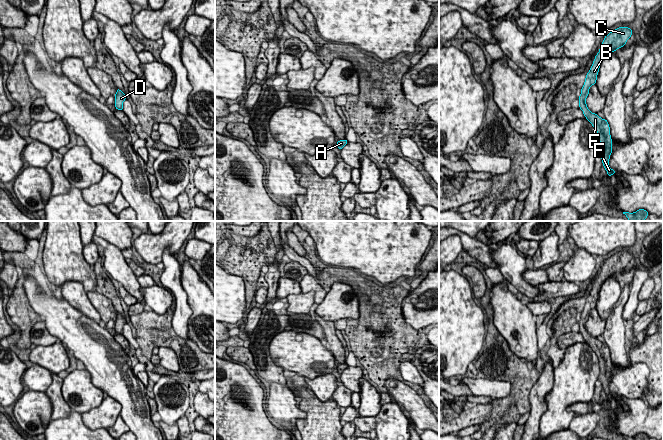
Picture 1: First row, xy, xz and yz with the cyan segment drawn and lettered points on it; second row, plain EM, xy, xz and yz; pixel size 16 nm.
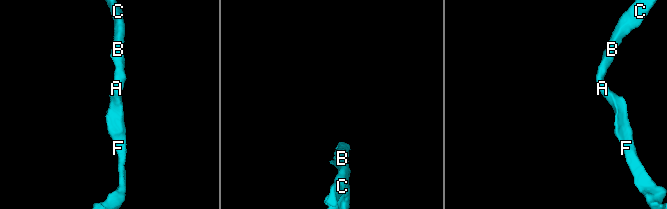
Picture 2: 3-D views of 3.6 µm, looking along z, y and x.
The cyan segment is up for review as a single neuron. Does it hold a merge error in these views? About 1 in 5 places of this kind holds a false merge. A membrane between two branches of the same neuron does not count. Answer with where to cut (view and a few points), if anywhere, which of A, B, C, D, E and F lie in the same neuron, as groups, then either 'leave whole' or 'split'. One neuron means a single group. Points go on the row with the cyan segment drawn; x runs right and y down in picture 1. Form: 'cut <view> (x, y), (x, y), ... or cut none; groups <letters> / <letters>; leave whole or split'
cut none; groups A B C D E F; leave whole

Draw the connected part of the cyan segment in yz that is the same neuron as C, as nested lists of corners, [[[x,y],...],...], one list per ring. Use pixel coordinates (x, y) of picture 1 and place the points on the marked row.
[[[619,27],[605,36],[599,52],[595,56],[593,64],[586,75],[584,85],[581,89],[581,94],[579,96],[579,108],[583,111],[586,119],[592,124],[598,133],[600,141],[600,150],[598,156],[602,159],[603,166],[607,171],[608,176],[616,173],[609,166],[609,159],[612,153],[610,127],[606,119],[602,119],[597,114],[592,113],[588,109],[585,100],[589,94],[590,87],[596,84],[600,64],[603,59],[609,53],[617,51],[619,48],[623,47],[626,44],[627,40],[631,37],[632,33],[632,29],[628,27]]]

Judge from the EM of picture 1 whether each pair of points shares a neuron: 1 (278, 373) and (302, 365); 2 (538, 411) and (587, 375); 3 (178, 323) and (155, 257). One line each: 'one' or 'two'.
1: two
2: two
3: two

